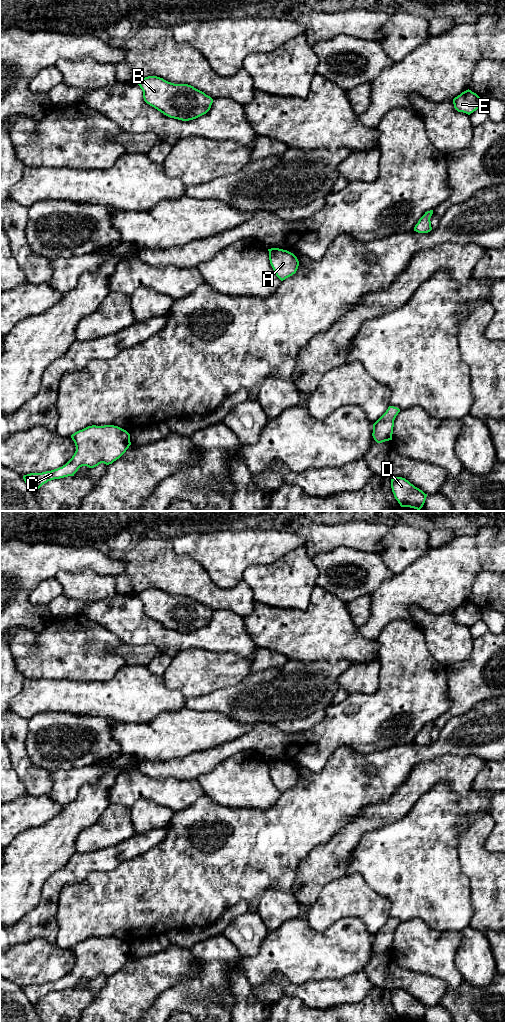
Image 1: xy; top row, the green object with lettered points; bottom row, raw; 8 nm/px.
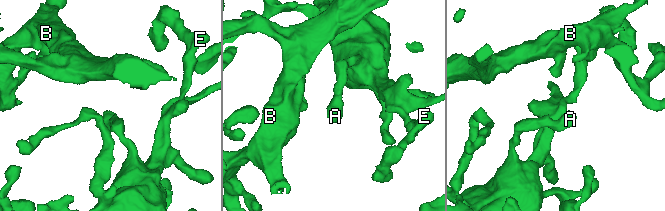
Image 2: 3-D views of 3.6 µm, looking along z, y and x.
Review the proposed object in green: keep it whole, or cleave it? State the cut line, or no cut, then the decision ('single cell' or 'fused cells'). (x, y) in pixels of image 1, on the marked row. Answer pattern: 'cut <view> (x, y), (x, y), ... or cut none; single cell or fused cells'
cut none; single cell

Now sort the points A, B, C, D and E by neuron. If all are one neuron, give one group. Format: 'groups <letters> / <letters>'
groups A B C D E

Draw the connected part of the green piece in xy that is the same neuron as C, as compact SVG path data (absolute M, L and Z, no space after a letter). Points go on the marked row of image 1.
M114 425L88 426L71 435L76 451L62 467L42 473L23 476L29 489L37 491L43 484L54 479L74 476L82 466L94 468L101 463L112 464L131 445L130 434Z

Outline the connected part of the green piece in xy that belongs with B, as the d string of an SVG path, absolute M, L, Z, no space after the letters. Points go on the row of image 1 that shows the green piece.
M157 76L139 80L144 101L164 115L189 121L206 114L213 99L188 84L174 84Z

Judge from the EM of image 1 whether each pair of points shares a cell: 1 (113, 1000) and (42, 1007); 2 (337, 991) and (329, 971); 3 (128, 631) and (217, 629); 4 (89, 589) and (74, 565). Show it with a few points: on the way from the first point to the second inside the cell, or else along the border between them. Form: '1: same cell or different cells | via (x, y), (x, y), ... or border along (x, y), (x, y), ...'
1: different cells | border along (105, 983), (96, 997), (81, 1011)
2: different cells | border along (355, 972), (336, 978), (309, 981)
3: same cell | via (150, 631), (165, 639), (195, 639)
4: different cells | border along (56, 573), (93, 570), (102, 576)

